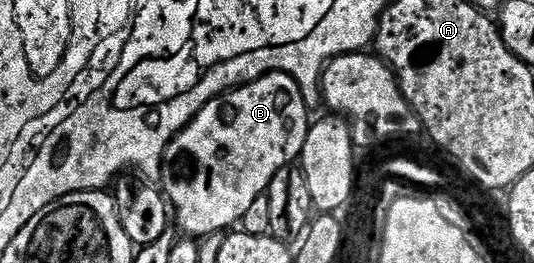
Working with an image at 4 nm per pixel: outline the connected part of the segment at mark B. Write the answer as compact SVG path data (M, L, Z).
M280 73L265 74L204 104L198 115L170 141L162 158L161 189L172 207L177 229L183 235L202 240L205 234L221 235L237 227L256 198L267 193L276 172L301 159L304 140L312 125L309 113L298 82Z

